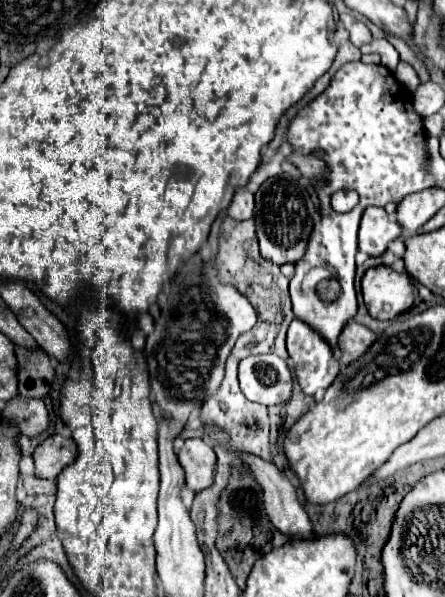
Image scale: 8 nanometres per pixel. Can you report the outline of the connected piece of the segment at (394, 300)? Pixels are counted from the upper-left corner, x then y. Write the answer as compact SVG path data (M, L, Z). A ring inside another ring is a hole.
M376 266L370 268L362 278L362 296L366 302L366 308L372 318L376 320L392 320L402 312L408 312L410 308L418 306L422 302L418 288L412 284L406 272L396 272L390 266Z

